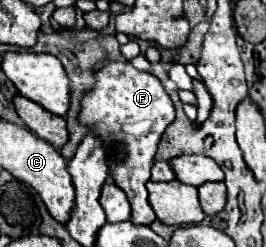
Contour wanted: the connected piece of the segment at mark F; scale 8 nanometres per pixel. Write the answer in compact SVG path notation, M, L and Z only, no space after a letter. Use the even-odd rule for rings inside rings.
M109 61L95 73L95 87L83 97L81 123L93 133L103 137L111 175L115 183L125 191L131 203L131 221L137 225L151 225L157 217L147 201L145 183L151 177L153 157L165 127L175 119L175 107L165 93L161 81L151 73L137 71L129 61Z

